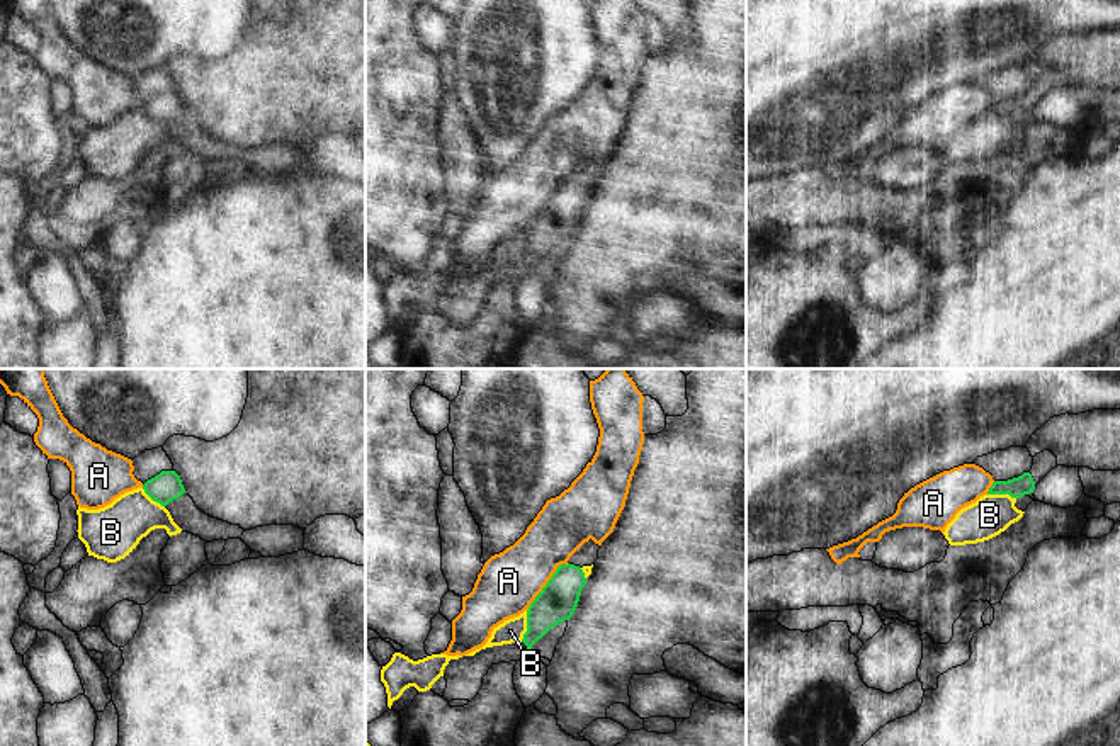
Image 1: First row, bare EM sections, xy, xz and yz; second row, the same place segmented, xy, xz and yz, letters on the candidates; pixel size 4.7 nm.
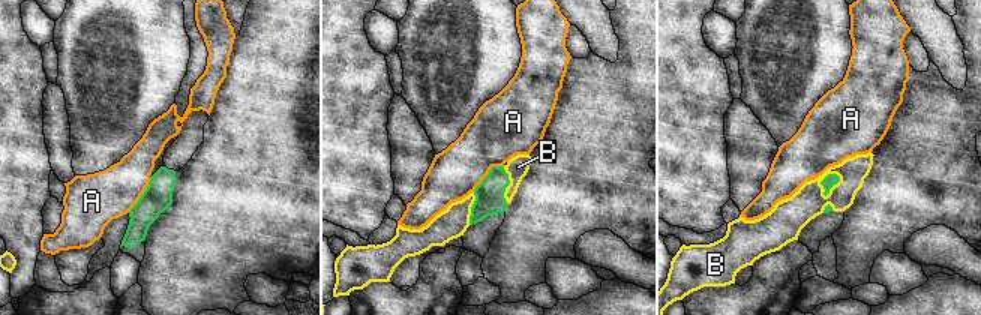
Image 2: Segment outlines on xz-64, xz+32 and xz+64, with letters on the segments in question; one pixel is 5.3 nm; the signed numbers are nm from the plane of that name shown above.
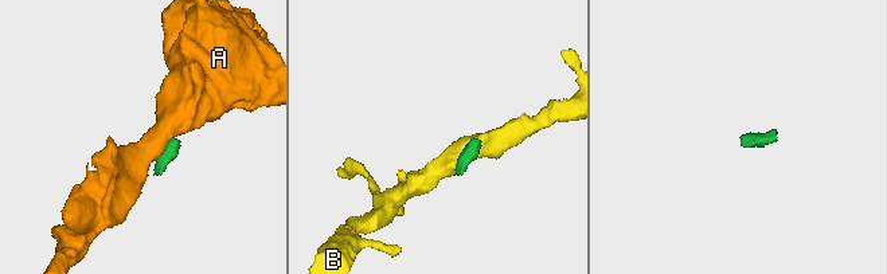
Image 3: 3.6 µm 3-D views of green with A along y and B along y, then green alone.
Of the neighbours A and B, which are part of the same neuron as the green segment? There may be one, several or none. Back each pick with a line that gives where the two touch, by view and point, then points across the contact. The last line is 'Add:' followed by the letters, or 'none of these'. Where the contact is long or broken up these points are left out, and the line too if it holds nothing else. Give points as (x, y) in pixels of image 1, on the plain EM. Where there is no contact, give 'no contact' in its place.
Add: none of these

